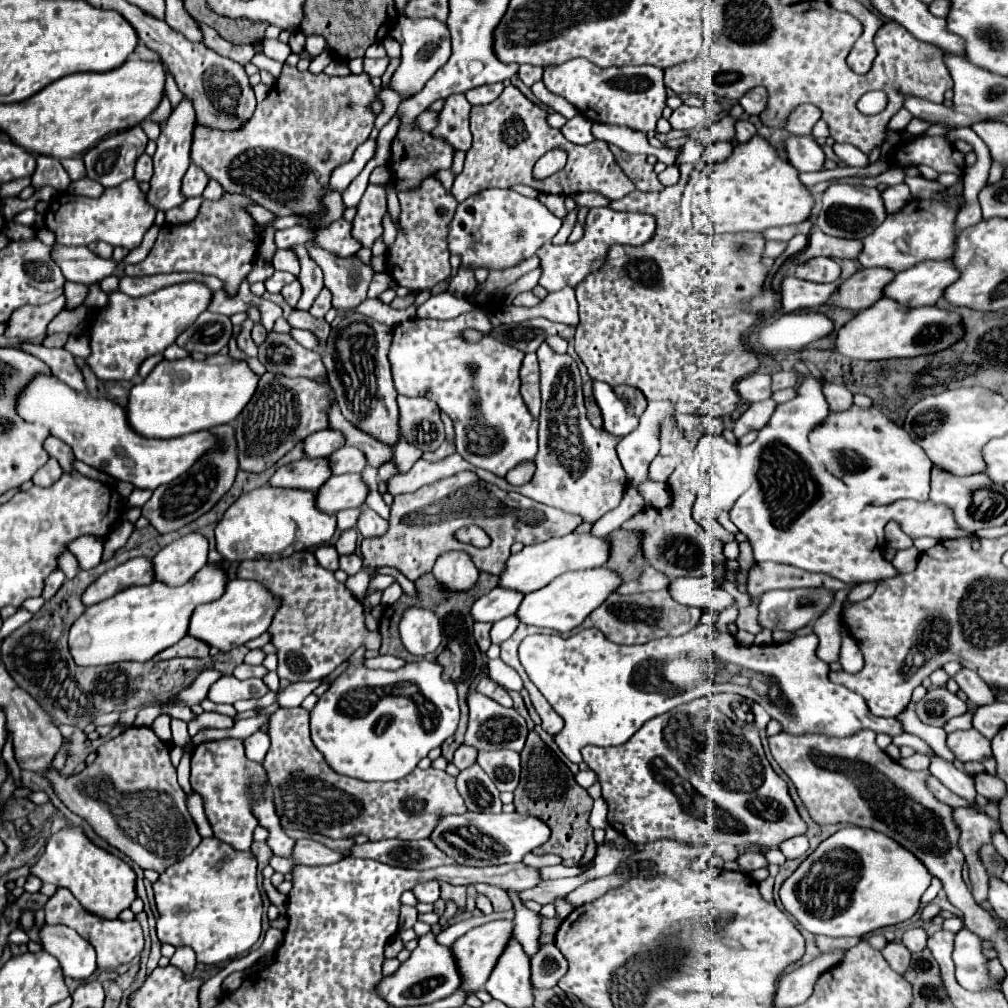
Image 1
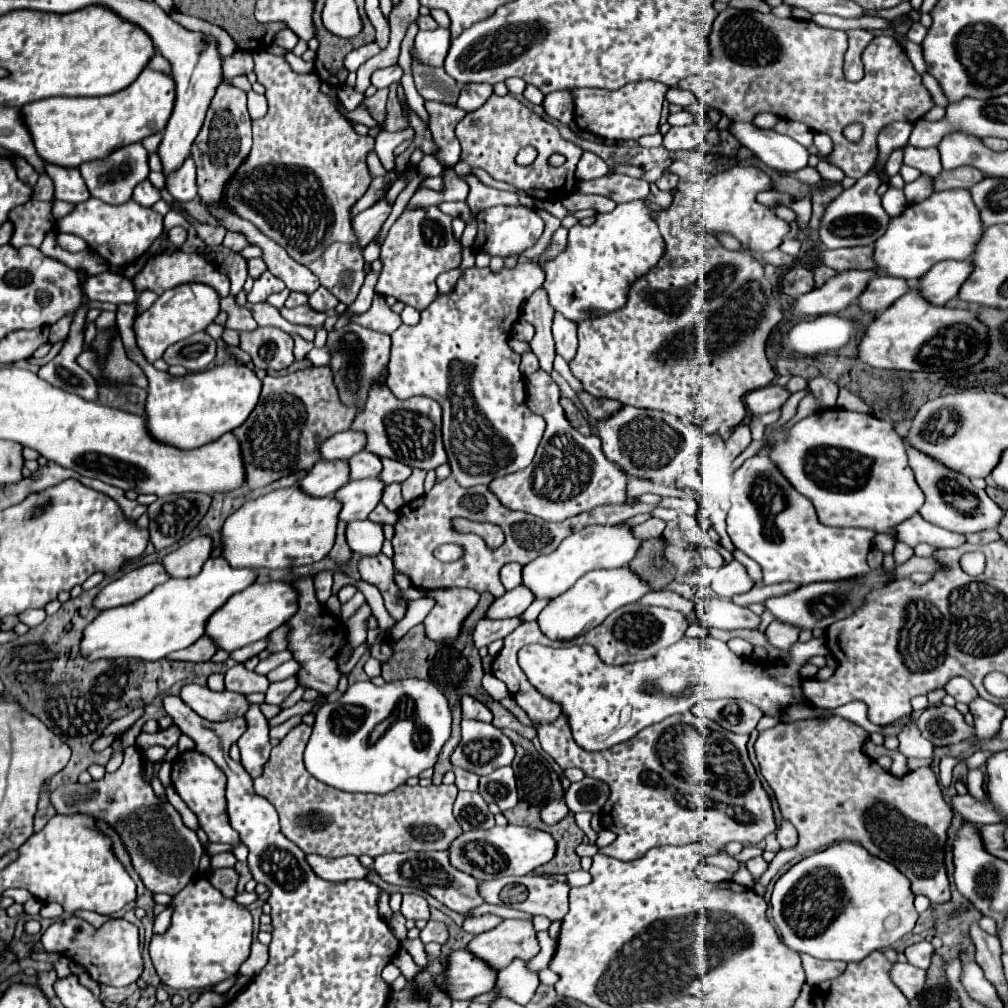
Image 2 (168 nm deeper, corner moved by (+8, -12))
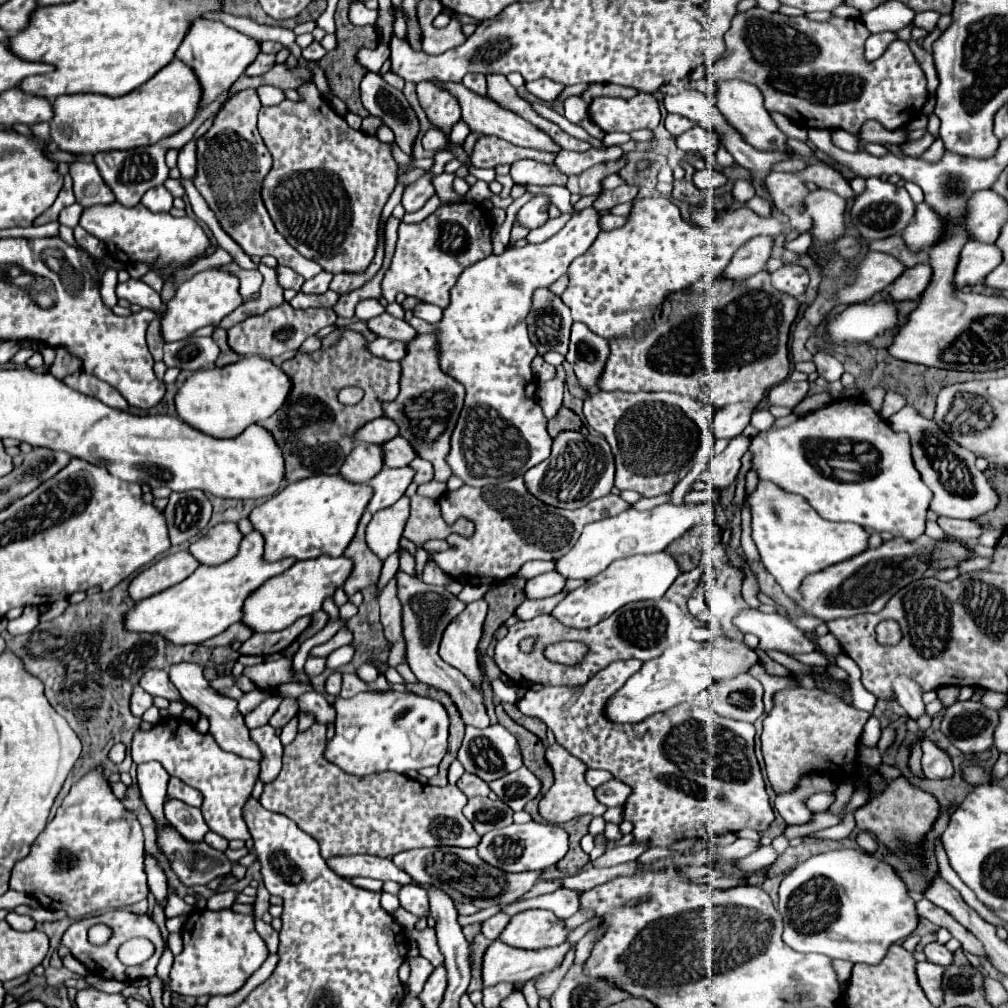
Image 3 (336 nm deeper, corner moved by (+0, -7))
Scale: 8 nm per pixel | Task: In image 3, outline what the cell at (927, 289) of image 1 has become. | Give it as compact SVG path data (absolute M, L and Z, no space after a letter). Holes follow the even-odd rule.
M967 241L967 245L961 251L961 261L955 273L957 289L981 283L1001 261L1003 253L995 243Z

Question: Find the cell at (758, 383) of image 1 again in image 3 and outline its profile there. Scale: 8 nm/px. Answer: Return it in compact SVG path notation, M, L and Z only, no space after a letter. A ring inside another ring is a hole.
M785 379L783 383L775 385L769 393L767 393L767 401L769 405L783 405L793 409L809 391L809 383L801 381L801 383L793 383L789 379Z

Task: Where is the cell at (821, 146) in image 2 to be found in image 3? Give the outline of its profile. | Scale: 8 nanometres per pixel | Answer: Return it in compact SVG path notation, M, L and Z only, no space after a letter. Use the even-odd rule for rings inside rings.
M833 131L831 133L831 143L843 151L859 151L859 139L847 131Z

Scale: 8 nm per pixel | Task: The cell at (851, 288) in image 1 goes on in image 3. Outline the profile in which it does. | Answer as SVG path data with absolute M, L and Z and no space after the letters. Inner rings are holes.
M923 263L923 265L915 265L911 269L907 269L899 281L895 281L895 285L891 285L891 297L895 301L905 301L905 299L919 299L923 295L923 291L927 289L929 281L931 281L931 265Z

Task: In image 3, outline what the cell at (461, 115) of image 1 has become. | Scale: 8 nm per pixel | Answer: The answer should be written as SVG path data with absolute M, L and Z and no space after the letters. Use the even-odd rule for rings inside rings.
M421 81L417 83L417 95L419 95L419 103L425 109L427 117L441 131L449 133L453 125L461 119L459 101L447 89L433 85L429 81Z

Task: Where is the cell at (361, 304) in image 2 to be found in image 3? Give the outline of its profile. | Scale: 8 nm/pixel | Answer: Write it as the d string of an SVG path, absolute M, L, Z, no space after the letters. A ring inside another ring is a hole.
M365 299L365 301L359 301L357 303L357 311L355 311L355 317L361 319L361 321L369 321L371 317L377 317L385 311L385 307L377 301L377 299Z

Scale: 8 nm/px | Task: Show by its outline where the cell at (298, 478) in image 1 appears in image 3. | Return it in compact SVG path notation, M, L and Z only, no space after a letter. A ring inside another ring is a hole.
M359 443L351 451L351 457L347 457L339 473L353 483L367 483L381 471L381 467L383 467L383 447Z

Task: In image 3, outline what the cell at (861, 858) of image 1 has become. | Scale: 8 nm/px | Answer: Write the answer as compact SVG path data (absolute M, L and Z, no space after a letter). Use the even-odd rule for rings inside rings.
M835 849L827 853L813 855L811 859L799 863L779 887L779 913L785 921L783 941L799 951L799 953L821 953L831 959L845 959L851 963L879 963L887 949L905 939L917 927L915 901L907 895L903 881L895 875L895 871L875 859L873 855L865 855L855 849Z

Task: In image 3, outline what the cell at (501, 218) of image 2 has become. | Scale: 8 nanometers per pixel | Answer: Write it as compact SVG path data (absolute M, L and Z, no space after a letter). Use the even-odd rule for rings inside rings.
M537 193L531 201L527 201L521 207L521 211L517 213L517 221L529 229L535 229L549 219L549 215L547 215L549 205L551 205L551 199L543 193Z

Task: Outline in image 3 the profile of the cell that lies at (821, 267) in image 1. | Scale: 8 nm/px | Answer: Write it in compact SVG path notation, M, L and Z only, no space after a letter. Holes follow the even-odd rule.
M783 265L779 271L771 273L773 287L781 293L787 293L791 297L801 297L805 293L805 287L809 283L809 275L799 265Z

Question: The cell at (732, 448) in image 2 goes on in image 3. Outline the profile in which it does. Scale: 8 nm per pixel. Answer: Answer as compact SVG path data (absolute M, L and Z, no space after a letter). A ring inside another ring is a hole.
M745 435L735 437L723 453L719 453L711 459L709 467L699 475L699 479L705 481L713 489L729 487L737 479L737 473L741 469L741 457L747 451L749 441L751 439Z

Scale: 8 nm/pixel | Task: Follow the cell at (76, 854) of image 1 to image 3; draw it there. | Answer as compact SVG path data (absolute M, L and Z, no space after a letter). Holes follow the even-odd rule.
M95 767L73 783L57 809L57 815L31 845L29 855L13 867L9 887L37 899L43 897L49 901L49 909L63 909L71 919L81 919L105 909L129 907L145 899L149 893L147 875L143 871L143 853L143 829L137 817L113 795L109 781L103 777L103 769Z

